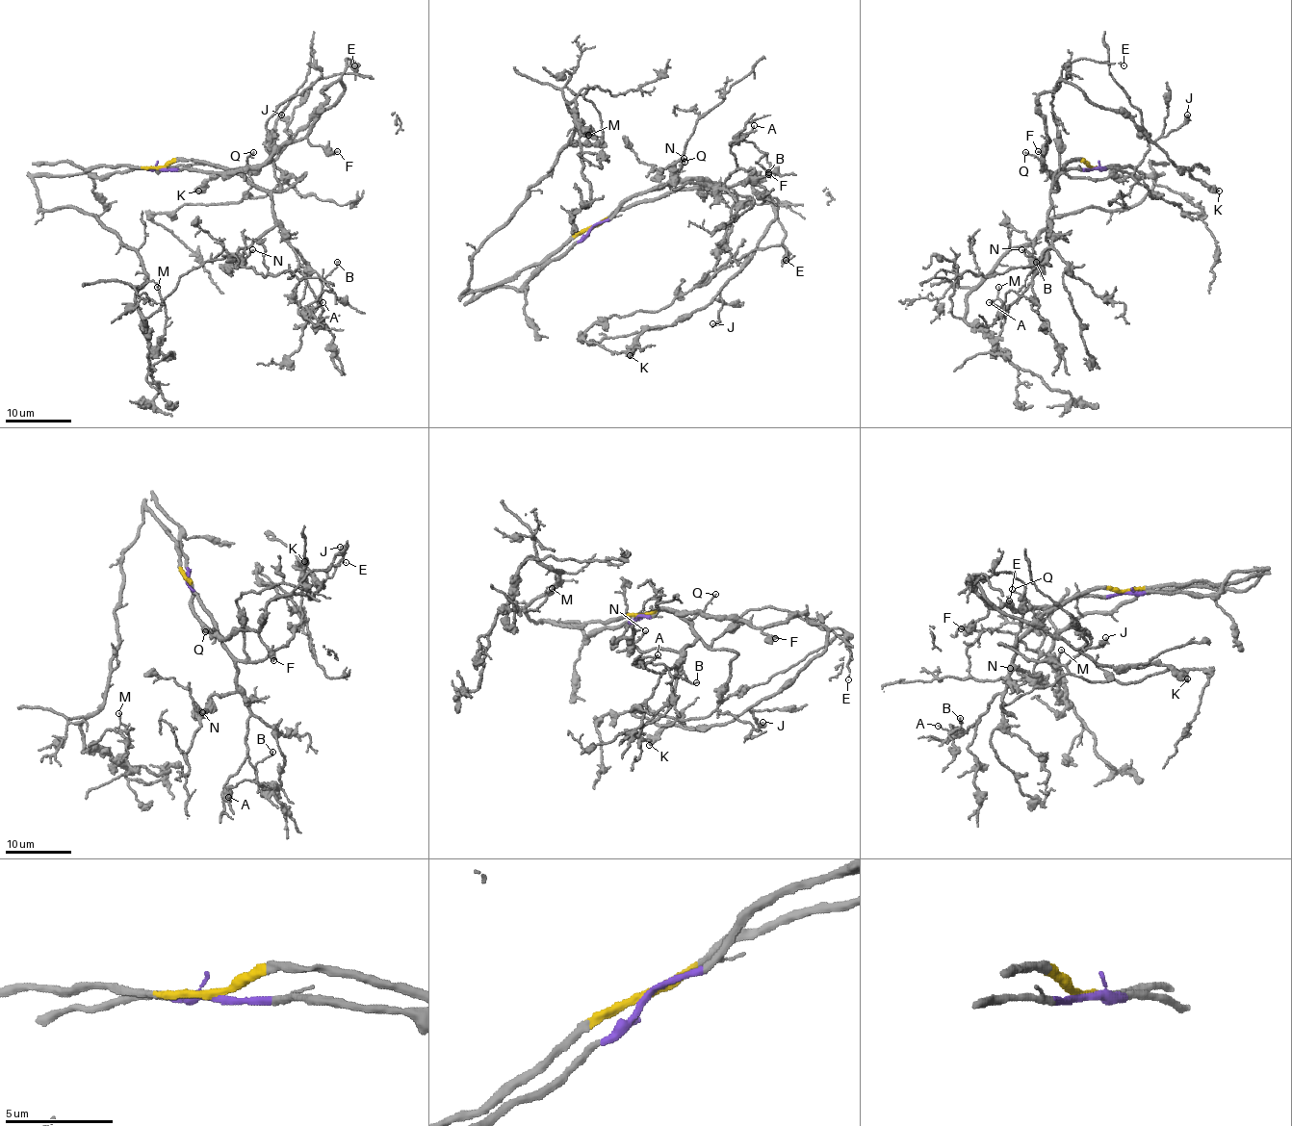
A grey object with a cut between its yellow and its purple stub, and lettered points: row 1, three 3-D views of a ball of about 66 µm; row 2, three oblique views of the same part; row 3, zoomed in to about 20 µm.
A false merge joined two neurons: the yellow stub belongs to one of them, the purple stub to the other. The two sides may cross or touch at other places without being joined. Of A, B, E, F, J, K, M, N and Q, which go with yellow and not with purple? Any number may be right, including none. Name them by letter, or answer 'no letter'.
A, B, M, N

